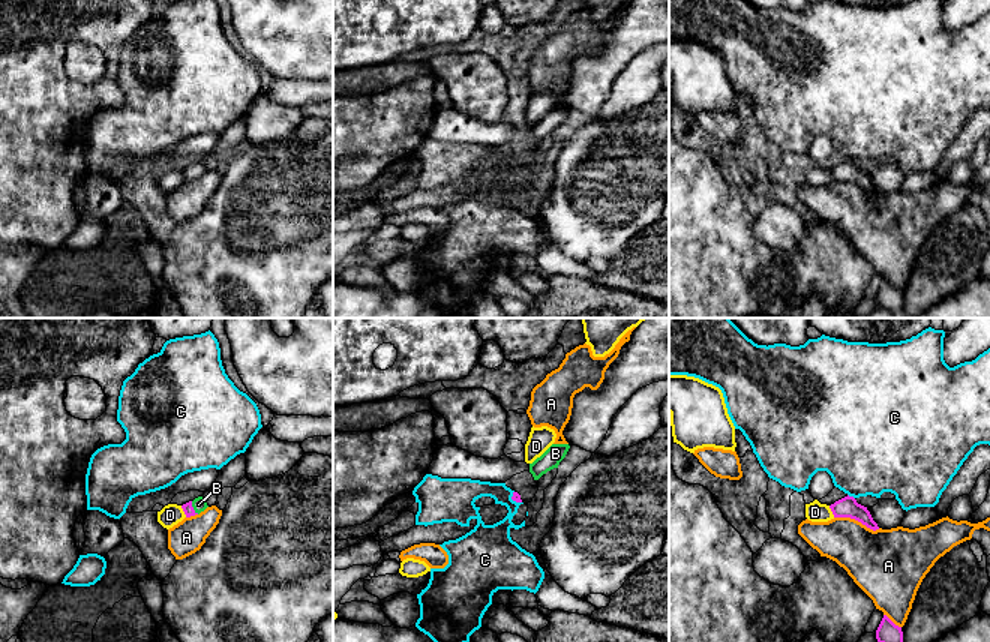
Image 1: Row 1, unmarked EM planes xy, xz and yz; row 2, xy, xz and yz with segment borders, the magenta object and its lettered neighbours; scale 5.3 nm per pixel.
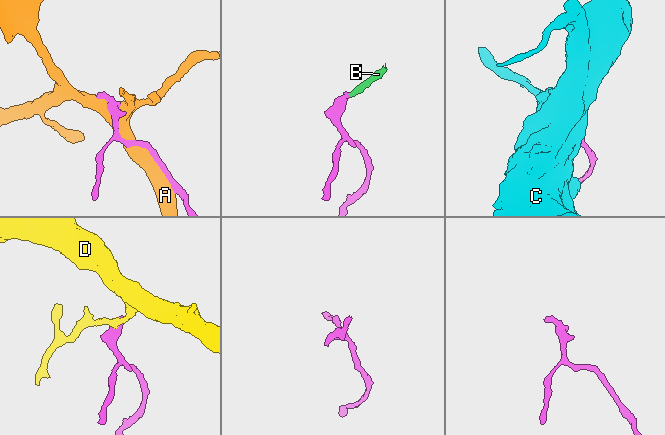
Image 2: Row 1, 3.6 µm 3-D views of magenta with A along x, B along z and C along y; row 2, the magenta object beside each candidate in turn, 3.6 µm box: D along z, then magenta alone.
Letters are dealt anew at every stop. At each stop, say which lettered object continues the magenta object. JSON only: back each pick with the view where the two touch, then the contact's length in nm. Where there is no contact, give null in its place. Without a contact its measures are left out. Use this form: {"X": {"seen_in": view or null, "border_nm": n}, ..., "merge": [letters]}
{"B": {"seen_in": "xy", "border_nm": 80}, "merge": ["B"]}

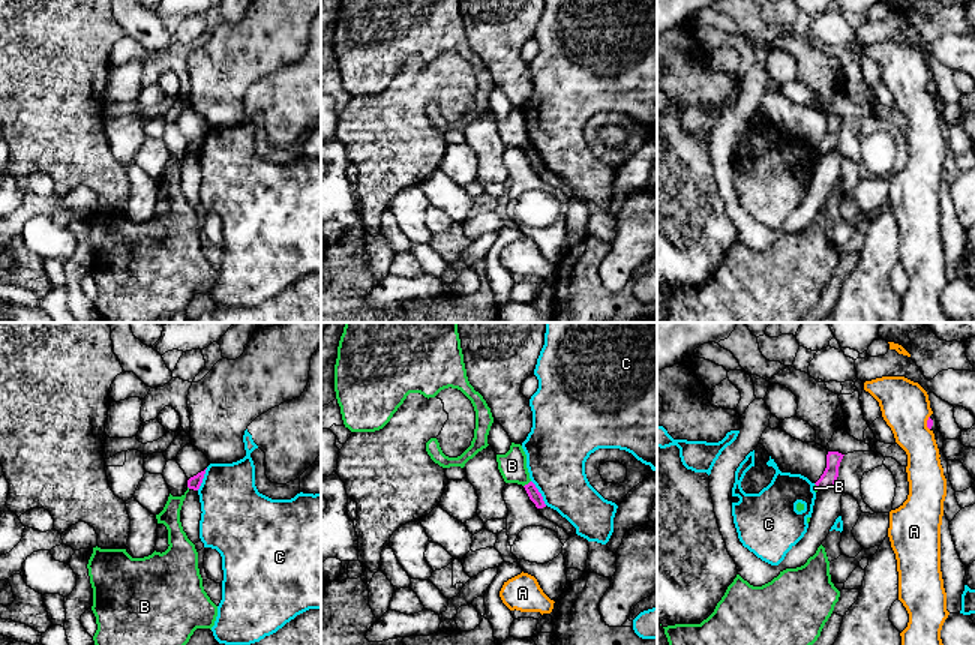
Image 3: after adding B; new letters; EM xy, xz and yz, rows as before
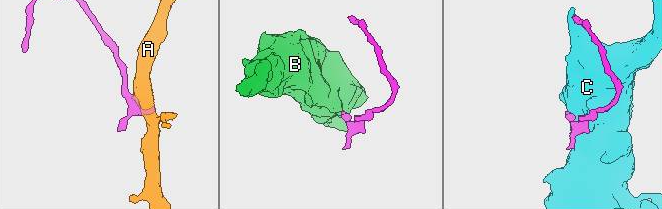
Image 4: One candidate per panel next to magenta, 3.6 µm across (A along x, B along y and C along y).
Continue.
{"merge": []}

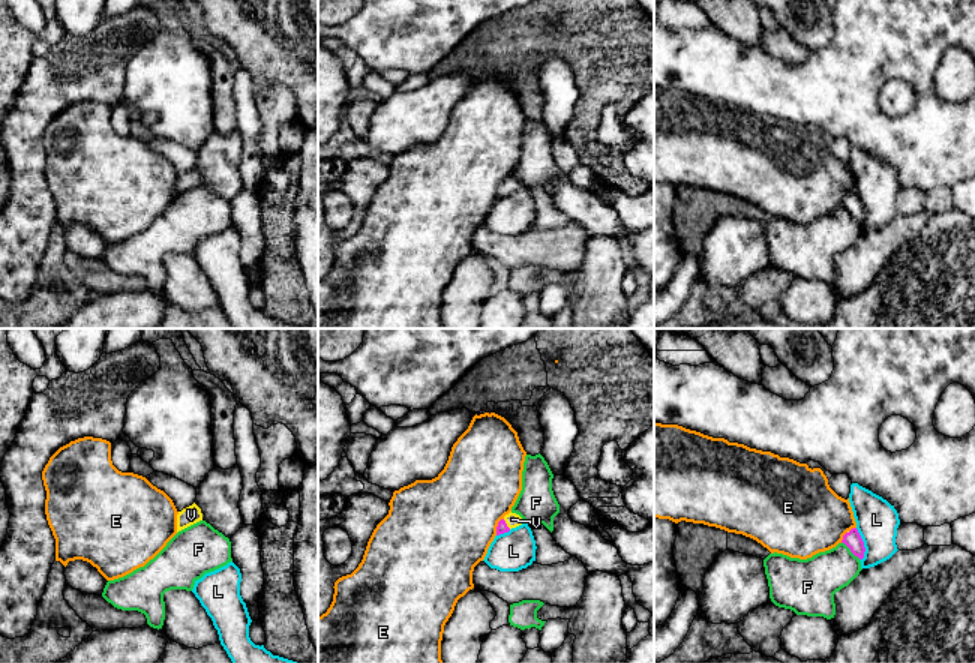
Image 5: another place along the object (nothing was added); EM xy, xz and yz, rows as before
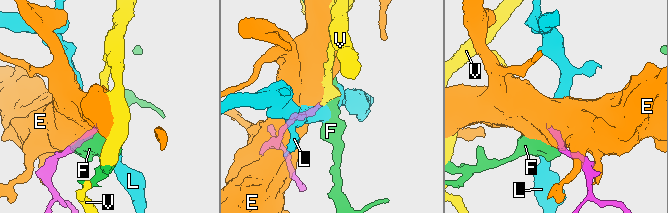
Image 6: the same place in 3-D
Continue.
{"V": {"seen_in": "xz", "border_nm": 70}, "merge": ["V"]}

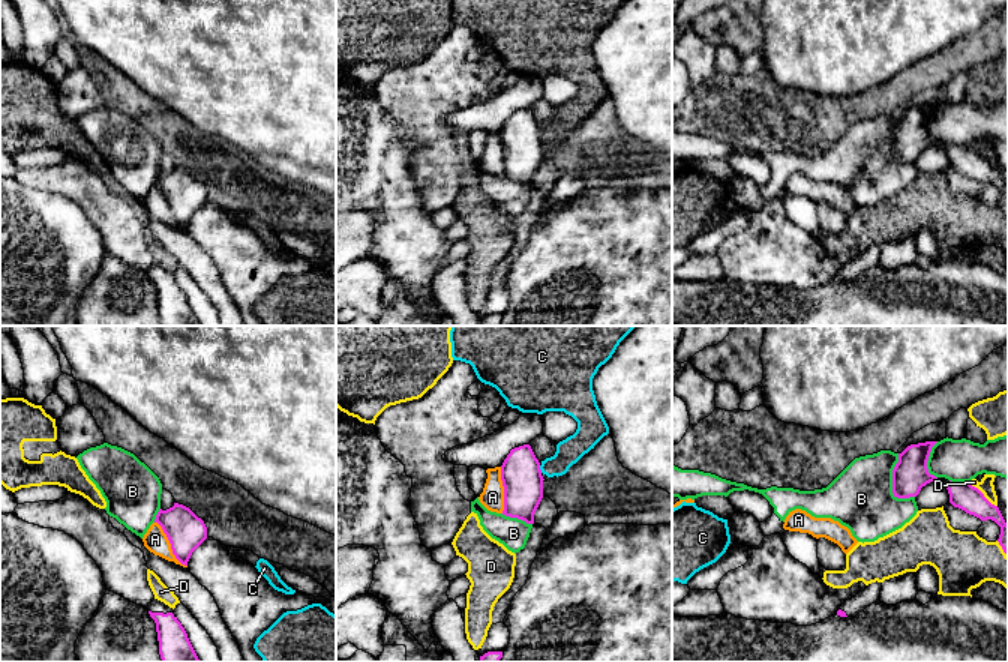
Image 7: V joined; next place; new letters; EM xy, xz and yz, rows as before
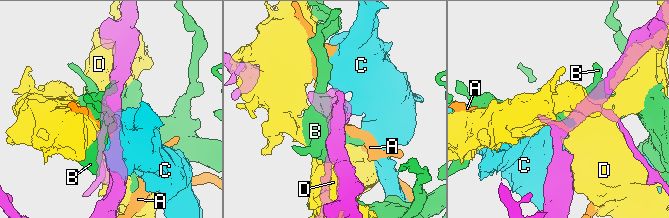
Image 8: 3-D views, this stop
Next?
{"merge": []}

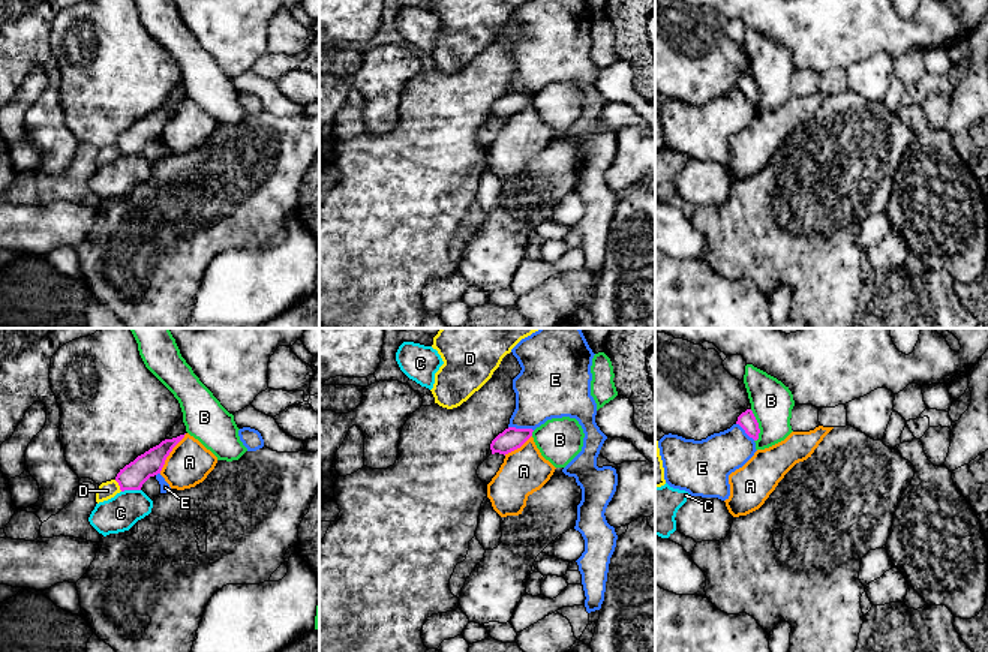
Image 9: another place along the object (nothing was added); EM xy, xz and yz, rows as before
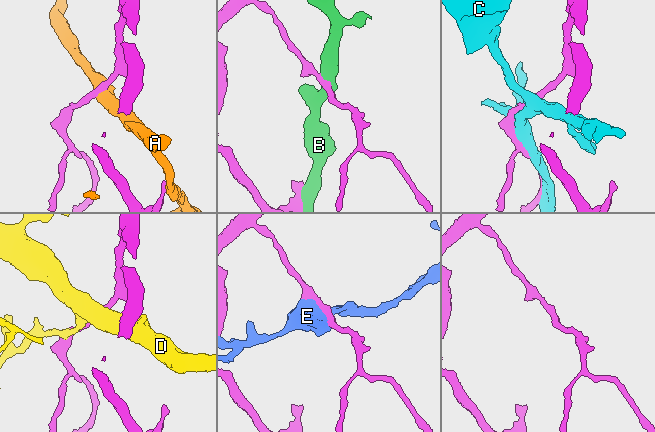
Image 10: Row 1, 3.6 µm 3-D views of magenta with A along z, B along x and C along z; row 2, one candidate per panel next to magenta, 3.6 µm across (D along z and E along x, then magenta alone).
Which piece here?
{"merge": []}

